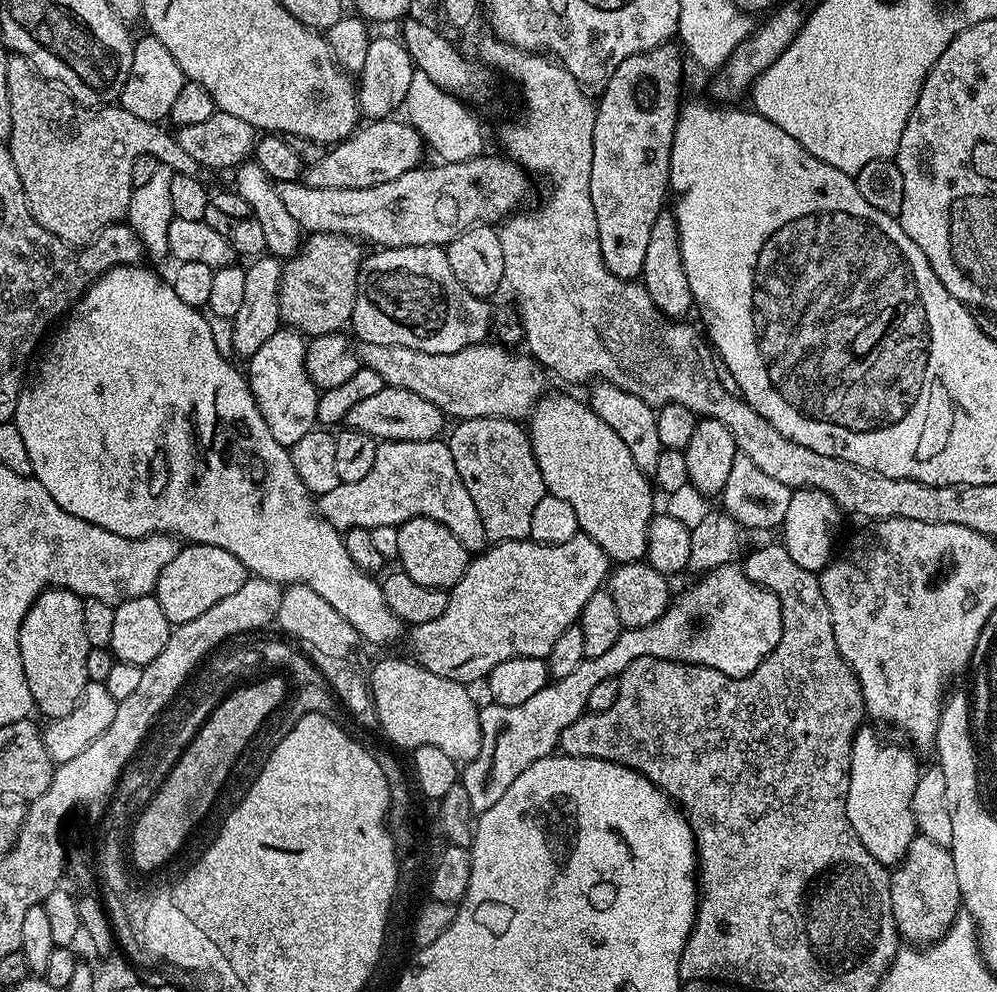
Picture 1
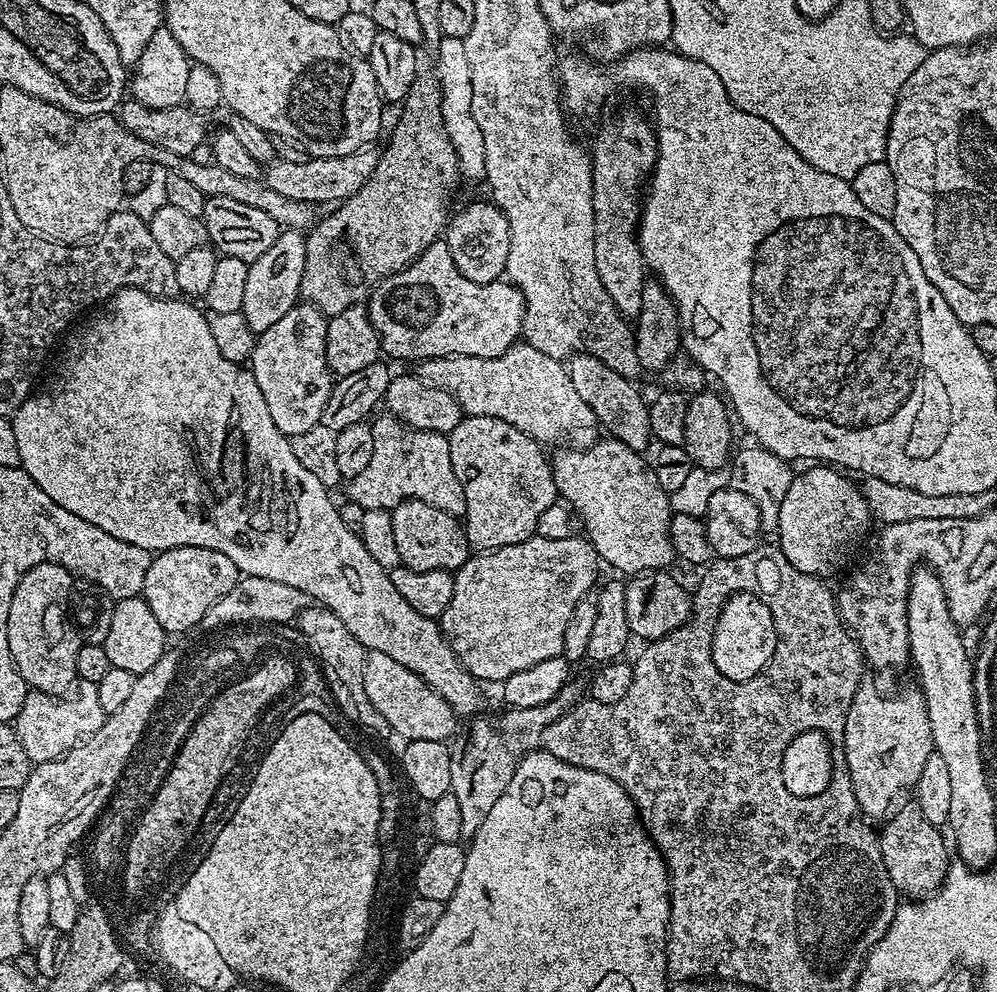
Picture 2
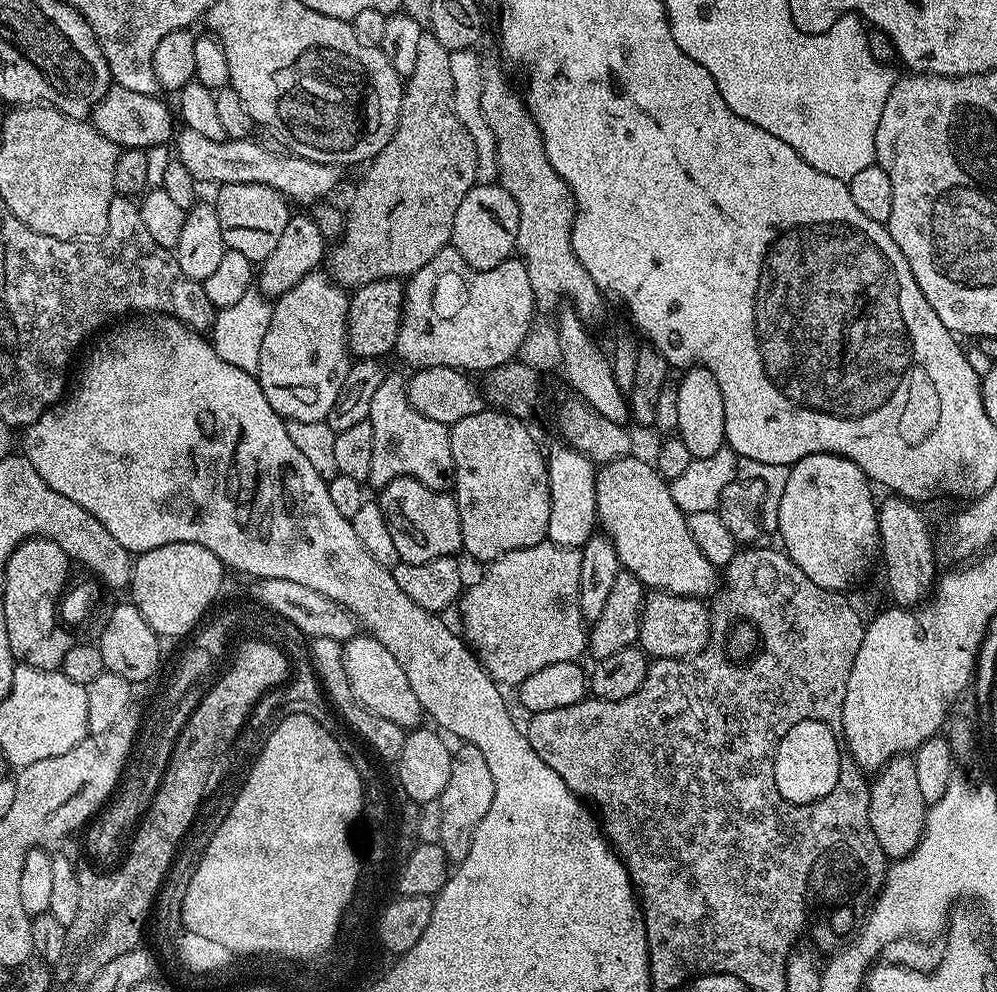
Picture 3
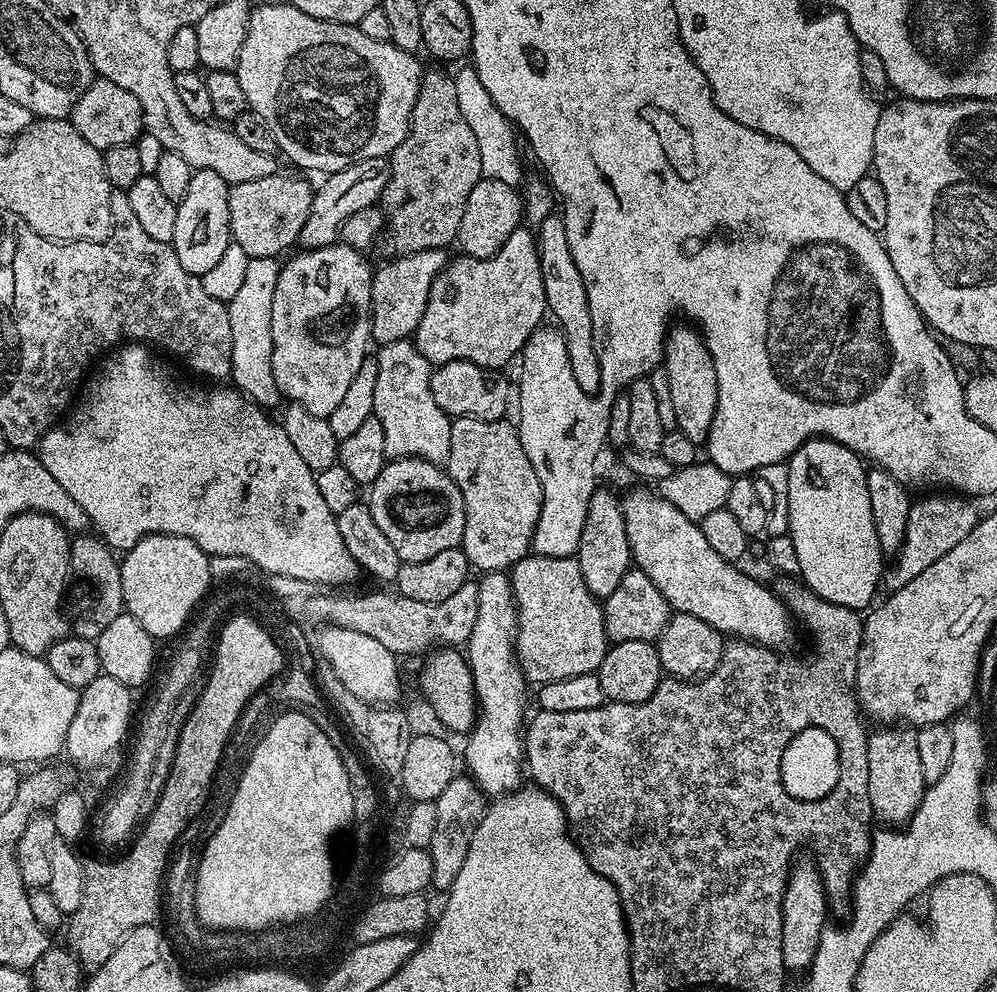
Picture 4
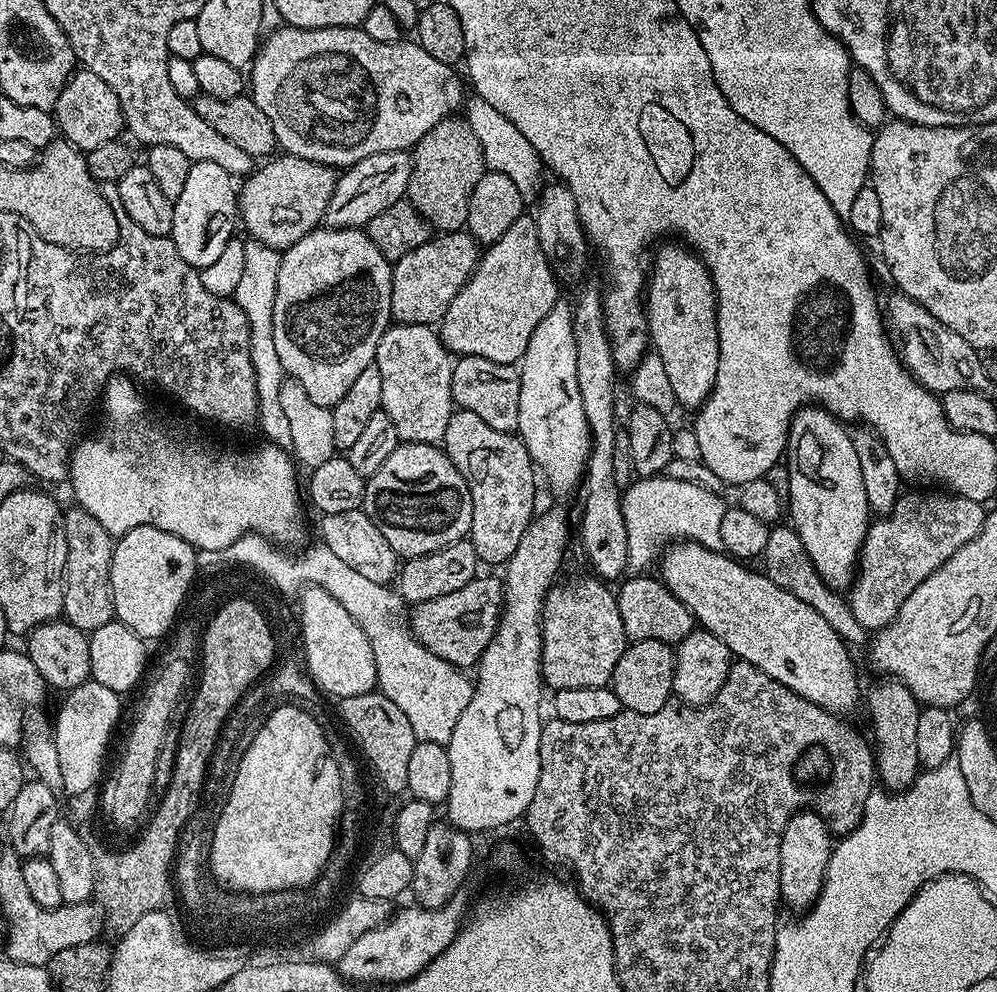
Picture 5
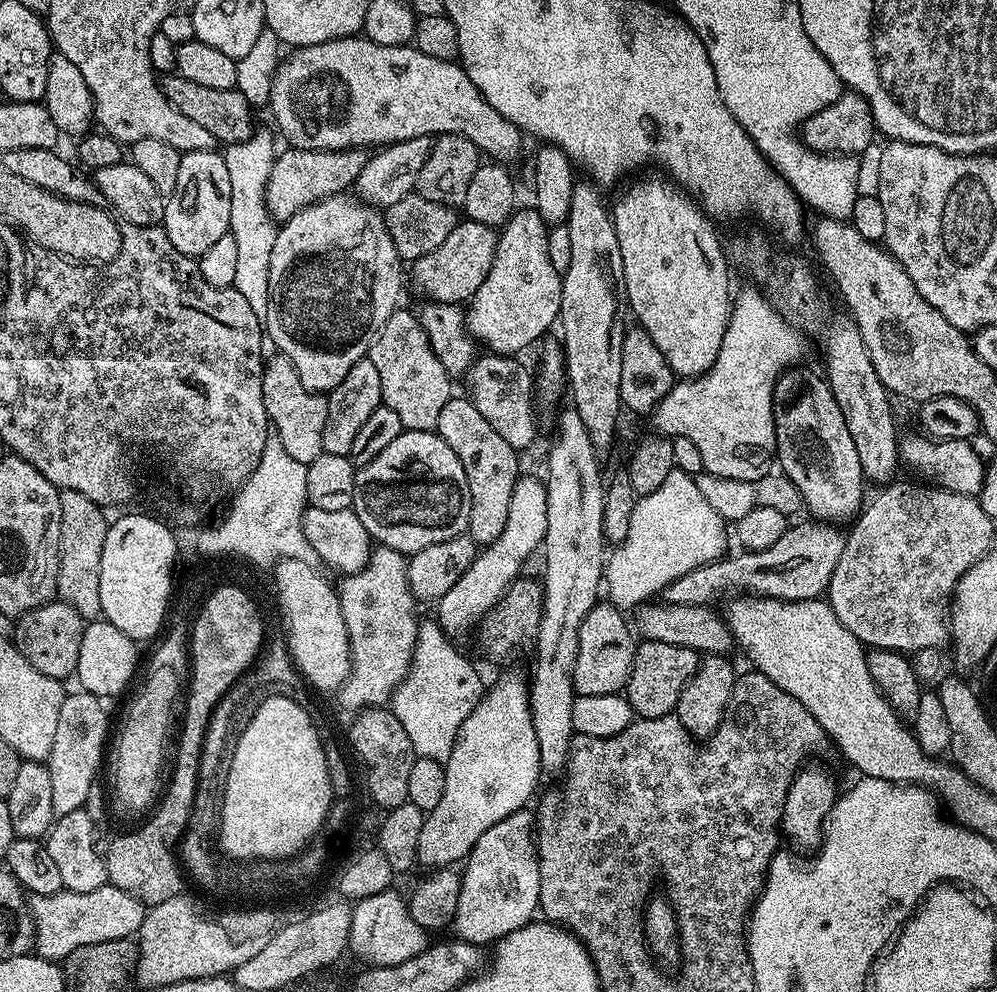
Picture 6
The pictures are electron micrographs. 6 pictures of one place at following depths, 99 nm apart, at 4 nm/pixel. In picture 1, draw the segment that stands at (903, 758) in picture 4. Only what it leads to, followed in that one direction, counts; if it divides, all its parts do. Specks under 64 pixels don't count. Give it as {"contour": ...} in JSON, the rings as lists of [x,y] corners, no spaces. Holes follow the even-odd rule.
{"contour":[[[917,834],[910,842],[906,854],[890,872],[890,906],[894,910],[896,930],[905,941],[924,940],[935,942],[941,940],[952,928],[962,912],[962,901],[958,890],[958,874],[954,870],[954,858],[945,845],[930,842],[930,838]]]}

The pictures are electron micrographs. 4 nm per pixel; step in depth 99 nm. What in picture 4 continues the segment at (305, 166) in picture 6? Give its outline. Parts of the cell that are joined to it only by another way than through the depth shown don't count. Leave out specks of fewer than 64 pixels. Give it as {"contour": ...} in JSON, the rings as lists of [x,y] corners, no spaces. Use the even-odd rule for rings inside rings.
{"contour":[[[283,174],[231,185],[228,189],[231,243],[242,246],[249,258],[279,257],[279,252],[299,241],[302,226],[310,218],[313,191],[313,185],[308,185],[302,177]]]}

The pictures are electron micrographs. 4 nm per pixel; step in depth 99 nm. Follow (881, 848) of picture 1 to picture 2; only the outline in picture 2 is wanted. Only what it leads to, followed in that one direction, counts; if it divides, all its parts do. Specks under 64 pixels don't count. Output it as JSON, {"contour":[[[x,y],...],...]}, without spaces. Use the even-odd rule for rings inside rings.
{"contour":[[[862,682],[850,702],[850,710],[846,710],[846,726],[844,727],[844,757],[850,770],[850,786],[854,790],[854,798],[858,802],[861,813],[865,817],[889,815],[893,807],[892,799],[899,792],[915,789],[918,774],[922,774],[922,765],[934,751],[932,731],[930,730],[930,714],[926,710],[924,694],[919,687],[904,688],[901,692],[880,692],[876,684]]]}

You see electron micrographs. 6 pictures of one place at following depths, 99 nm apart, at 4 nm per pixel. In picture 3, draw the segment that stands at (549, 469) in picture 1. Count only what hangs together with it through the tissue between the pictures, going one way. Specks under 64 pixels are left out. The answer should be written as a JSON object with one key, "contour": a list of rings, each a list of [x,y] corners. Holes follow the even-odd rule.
{"contour":[[[633,454],[630,456],[623,456],[614,462],[603,465],[596,473],[596,519],[599,527],[602,529],[603,535],[610,538],[610,542],[614,546],[614,550],[620,559],[620,567],[625,572],[634,574],[634,578],[638,578],[644,584],[645,589],[659,590],[662,592],[669,592],[670,594],[678,594],[679,596],[694,596],[697,598],[708,598],[715,588],[718,588],[718,568],[717,565],[711,564],[702,550],[698,550],[698,544],[694,542],[694,538],[690,538],[690,530],[688,529],[688,517],[683,510],[678,506],[678,502],[674,502],[672,497],[672,490],[669,481],[663,480],[657,474],[655,467],[651,463],[648,464],[644,460],[639,460],[639,455]]]}

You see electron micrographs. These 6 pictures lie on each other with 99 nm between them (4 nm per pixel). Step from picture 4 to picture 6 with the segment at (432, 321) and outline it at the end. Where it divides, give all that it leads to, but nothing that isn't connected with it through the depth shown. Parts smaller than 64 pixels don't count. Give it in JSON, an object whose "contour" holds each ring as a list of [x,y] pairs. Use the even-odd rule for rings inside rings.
{"contour":[[[517,207],[499,229],[500,241],[494,254],[494,266],[486,282],[478,286],[466,308],[466,323],[472,339],[484,344],[489,353],[516,356],[523,348],[553,331],[562,306],[562,272],[548,253],[548,228],[535,207]]]}

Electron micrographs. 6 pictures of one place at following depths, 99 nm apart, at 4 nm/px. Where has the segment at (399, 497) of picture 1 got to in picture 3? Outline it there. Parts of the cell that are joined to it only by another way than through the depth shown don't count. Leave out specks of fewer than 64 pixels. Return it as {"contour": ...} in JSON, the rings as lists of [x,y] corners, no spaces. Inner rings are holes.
{"contour":[[[392,374],[385,375],[382,386],[378,386],[374,399],[370,401],[370,414],[367,421],[370,430],[374,430],[374,454],[367,479],[367,483],[373,489],[385,488],[391,480],[405,478],[422,482],[426,486],[430,486],[430,490],[439,492],[448,492],[453,487],[456,475],[454,474],[454,454],[450,454],[449,425],[434,422],[430,418],[418,414],[418,410],[414,410],[414,406],[410,406],[408,381],[403,375],[401,377],[392,376]]]}

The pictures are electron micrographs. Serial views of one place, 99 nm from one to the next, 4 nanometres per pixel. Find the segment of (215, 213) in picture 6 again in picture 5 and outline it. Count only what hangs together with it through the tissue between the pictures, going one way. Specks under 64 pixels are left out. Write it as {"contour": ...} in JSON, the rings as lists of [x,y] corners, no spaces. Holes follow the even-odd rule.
{"contour":[[[194,162],[186,177],[186,187],[174,201],[171,238],[178,254],[194,269],[211,266],[222,255],[226,242],[238,228],[238,188],[233,176],[214,162]]]}

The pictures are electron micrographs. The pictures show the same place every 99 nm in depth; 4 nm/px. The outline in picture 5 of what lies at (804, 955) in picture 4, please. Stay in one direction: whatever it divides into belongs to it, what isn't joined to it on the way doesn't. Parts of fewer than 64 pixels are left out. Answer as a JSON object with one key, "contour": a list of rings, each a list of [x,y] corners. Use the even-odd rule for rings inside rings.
{"contour":[[[811,810],[793,814],[780,832],[780,898],[785,905],[799,910],[811,909],[824,888],[834,836],[824,819]]]}

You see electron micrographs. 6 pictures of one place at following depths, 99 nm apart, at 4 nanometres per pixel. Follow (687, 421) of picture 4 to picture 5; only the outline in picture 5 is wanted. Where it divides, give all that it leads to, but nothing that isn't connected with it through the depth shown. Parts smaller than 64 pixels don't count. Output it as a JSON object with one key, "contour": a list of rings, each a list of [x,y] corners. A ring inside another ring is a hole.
{"contour":[[[676,244],[657,250],[646,276],[642,303],[648,318],[648,339],[662,358],[677,405],[699,410],[708,401],[718,374],[716,291],[704,261],[691,248]]]}

